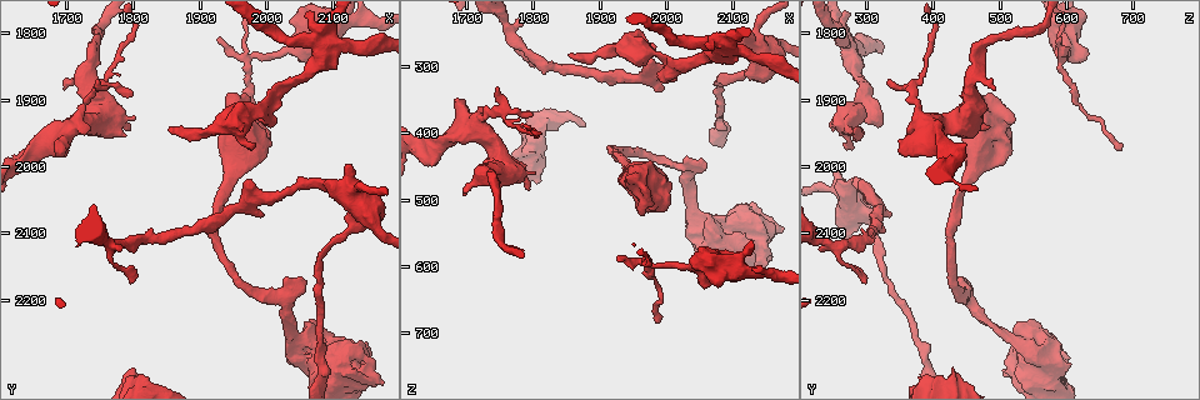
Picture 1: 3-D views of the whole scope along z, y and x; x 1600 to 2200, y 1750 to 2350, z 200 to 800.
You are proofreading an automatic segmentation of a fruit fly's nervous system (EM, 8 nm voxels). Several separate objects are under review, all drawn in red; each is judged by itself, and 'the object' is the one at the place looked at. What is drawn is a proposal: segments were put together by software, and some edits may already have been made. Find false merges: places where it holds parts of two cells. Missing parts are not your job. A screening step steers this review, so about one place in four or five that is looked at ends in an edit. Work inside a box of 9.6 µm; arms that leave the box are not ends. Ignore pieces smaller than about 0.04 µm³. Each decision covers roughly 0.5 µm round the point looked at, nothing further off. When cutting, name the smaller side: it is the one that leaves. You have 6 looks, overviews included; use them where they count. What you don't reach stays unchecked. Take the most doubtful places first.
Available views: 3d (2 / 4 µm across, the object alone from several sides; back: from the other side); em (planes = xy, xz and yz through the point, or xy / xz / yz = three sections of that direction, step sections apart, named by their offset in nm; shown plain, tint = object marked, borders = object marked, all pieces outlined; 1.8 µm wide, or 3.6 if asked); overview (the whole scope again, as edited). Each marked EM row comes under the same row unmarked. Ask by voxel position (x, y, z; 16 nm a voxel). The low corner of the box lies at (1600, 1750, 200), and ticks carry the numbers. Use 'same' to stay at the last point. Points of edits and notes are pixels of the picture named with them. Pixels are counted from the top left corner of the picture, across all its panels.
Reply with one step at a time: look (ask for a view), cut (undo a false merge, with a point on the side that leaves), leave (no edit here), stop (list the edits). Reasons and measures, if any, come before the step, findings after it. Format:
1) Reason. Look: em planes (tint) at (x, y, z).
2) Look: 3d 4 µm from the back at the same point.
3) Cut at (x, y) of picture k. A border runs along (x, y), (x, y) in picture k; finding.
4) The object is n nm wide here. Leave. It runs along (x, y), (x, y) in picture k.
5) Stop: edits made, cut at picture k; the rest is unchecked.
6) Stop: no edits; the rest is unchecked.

Abrupt turn. Look: em xy step 16 (tint) at (2080, 1835, 280).

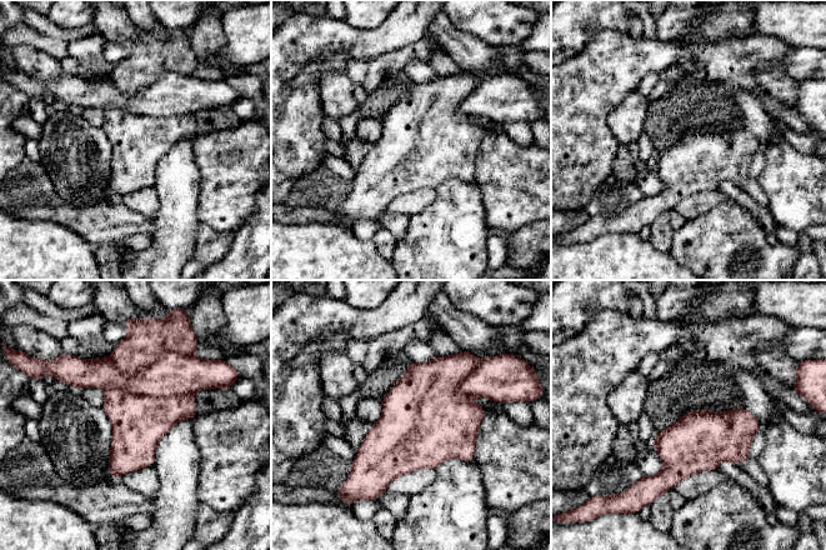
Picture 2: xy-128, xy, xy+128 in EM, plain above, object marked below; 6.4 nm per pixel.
Another direction. Look: em planes (tint) at the same point.

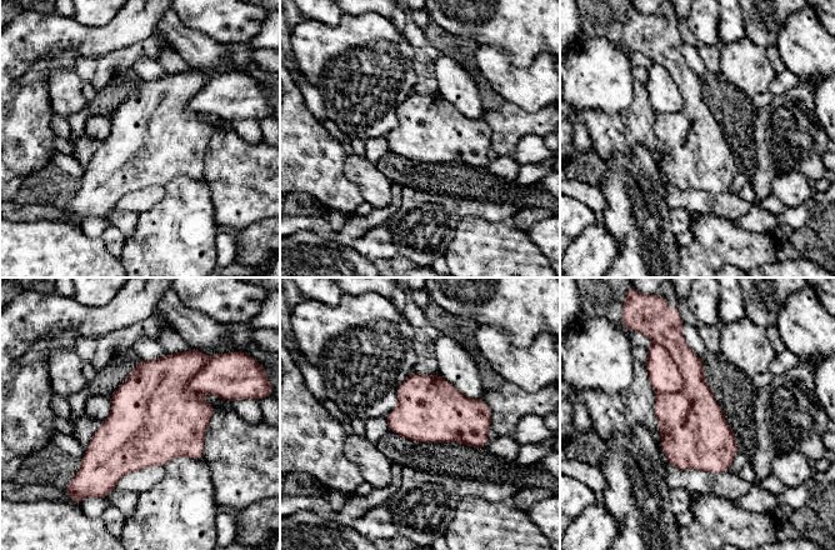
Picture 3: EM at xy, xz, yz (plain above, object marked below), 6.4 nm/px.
The object is 420 nm wide here. Cut at (664, 374) of picture 3. A border runs along (655, 343), (679, 369), (678, 393) in picture 3; two cells meet here.

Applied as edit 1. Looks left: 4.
Look: overview.

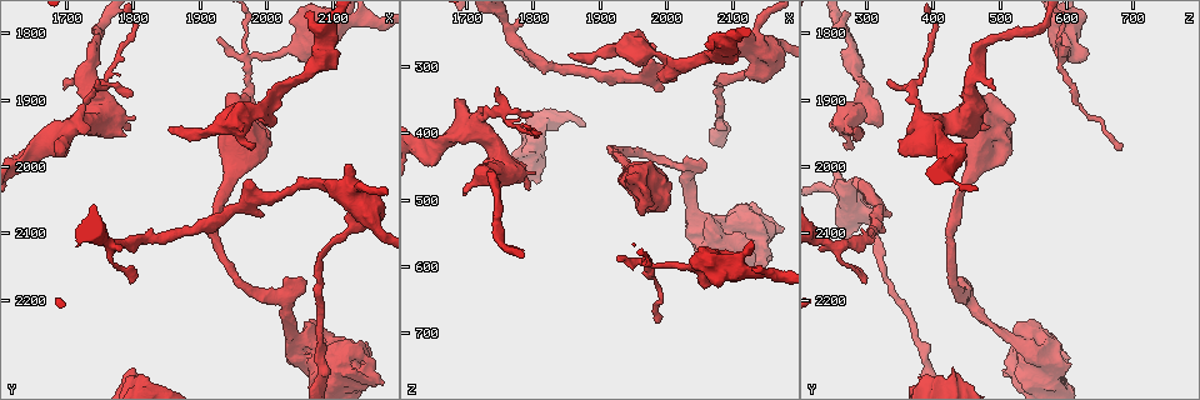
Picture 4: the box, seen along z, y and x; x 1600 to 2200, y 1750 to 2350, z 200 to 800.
Abrupt turn. Look: em 3.6 µm planes (tint) at (1715, 1930, 395).

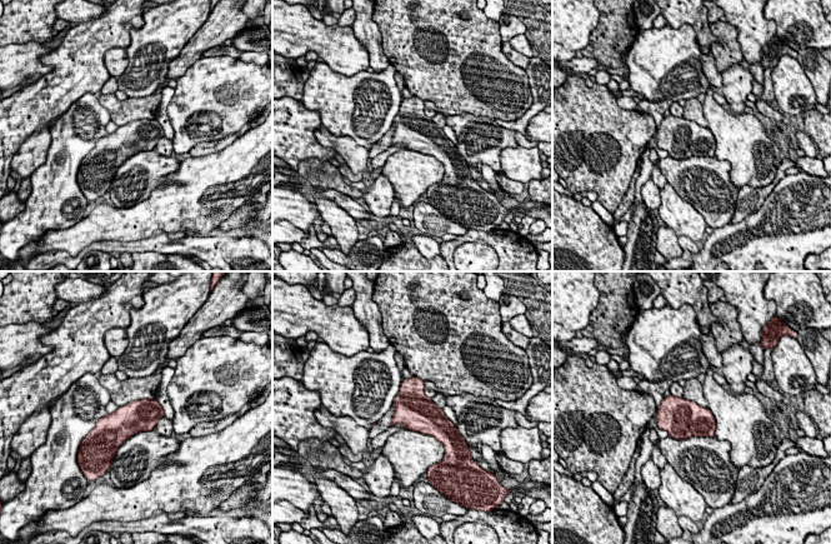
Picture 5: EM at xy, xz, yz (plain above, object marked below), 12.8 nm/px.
The object is 420 nm wide here. Leave. One cell here.

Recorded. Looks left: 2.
Look: em planes (tint) at (1975, 1835, 585).

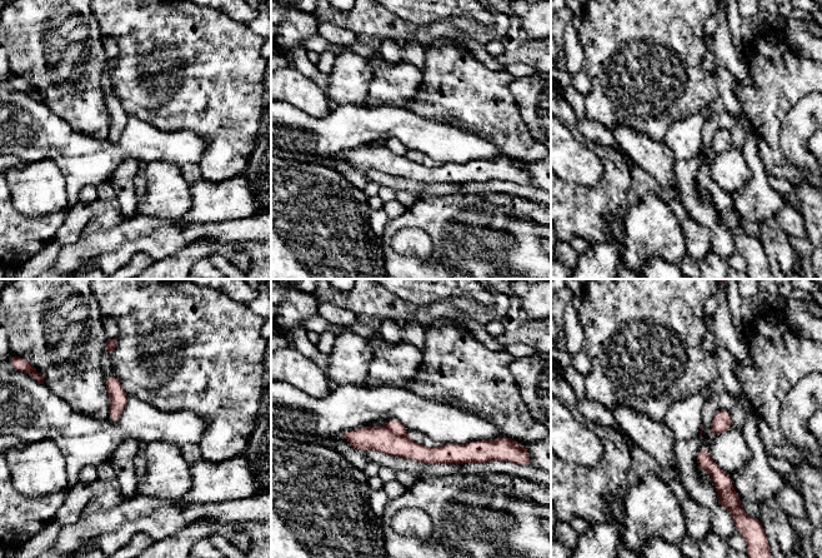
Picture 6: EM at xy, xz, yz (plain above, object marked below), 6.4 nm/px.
Cut at (381, 438) of picture 6. A border runs along (386, 426), (392, 432), (405, 436) in picture 6; two cells meet here.

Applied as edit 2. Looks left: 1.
Stop: edits made, cut at picture 3, cut at picture 6; the rest is unchecked.

